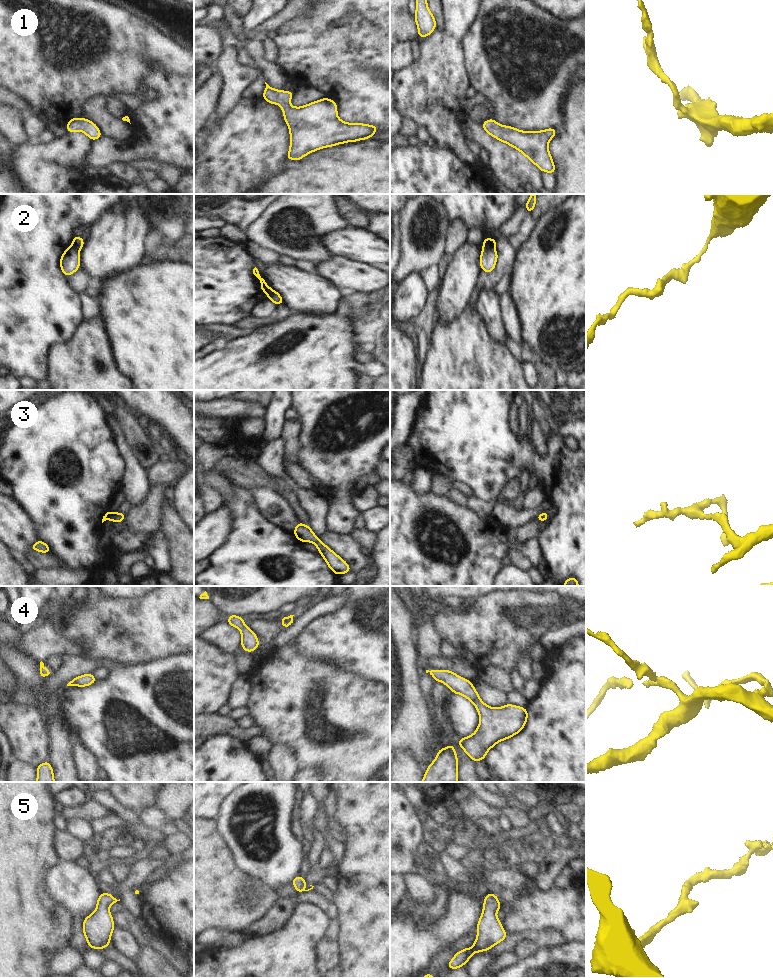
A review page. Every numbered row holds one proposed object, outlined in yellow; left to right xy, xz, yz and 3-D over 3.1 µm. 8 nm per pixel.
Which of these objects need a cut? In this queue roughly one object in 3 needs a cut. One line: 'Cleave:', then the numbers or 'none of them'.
Cleave: 2

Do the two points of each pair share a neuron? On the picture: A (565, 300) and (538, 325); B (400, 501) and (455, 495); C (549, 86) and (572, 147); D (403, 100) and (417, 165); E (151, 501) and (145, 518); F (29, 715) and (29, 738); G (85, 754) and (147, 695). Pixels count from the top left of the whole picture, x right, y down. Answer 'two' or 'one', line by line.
A: one
B: two
C: two
D: two
E: one
F: one
G: two

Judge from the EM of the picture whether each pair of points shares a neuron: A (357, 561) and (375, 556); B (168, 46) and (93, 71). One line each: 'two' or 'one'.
A: two
B: one

